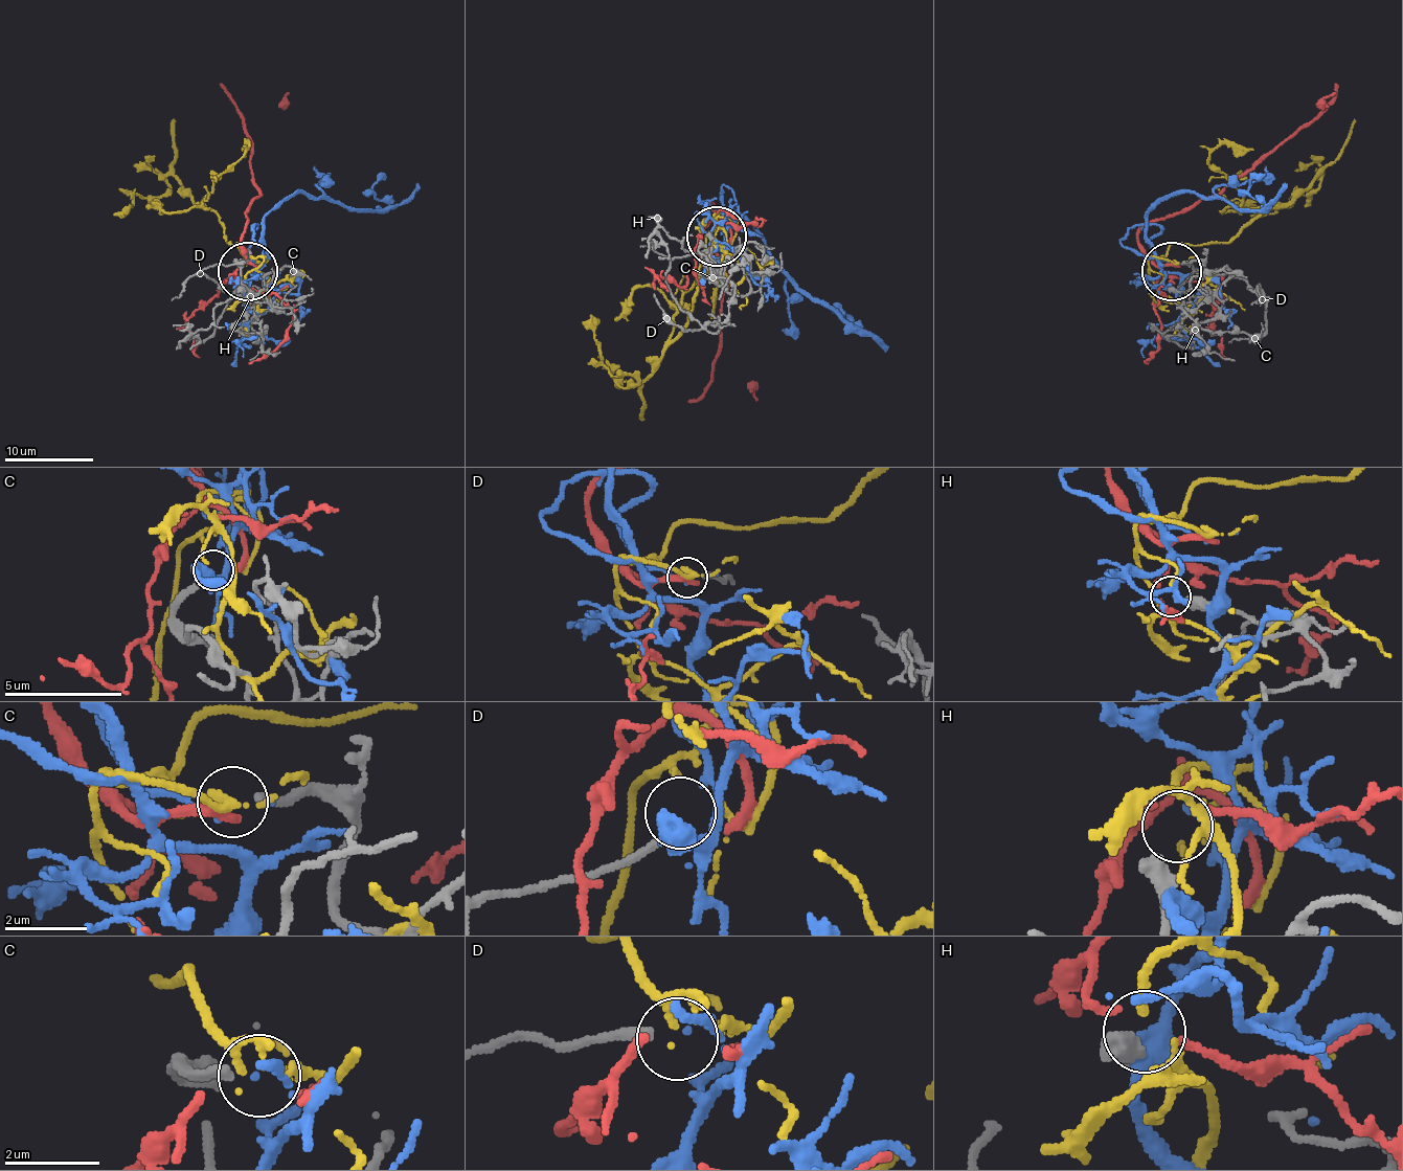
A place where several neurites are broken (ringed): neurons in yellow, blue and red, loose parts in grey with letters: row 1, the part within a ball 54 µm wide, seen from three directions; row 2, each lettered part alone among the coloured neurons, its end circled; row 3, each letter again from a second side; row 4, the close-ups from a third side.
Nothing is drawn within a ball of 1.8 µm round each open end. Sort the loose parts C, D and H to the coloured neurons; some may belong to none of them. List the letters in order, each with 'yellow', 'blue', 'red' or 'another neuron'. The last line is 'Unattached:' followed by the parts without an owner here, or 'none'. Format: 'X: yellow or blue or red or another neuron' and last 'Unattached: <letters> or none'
C: red
D: yellow
H: another neuron
Unattached: H

